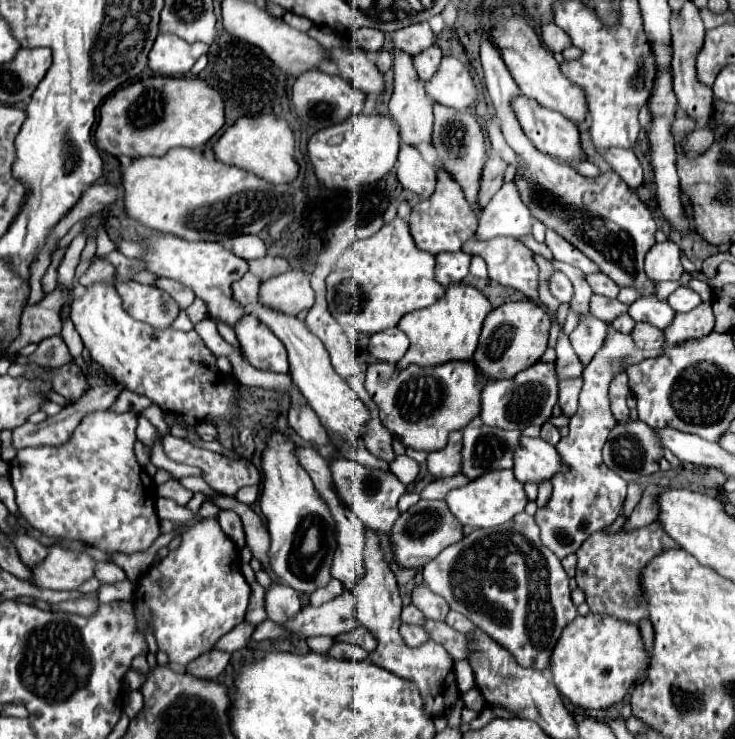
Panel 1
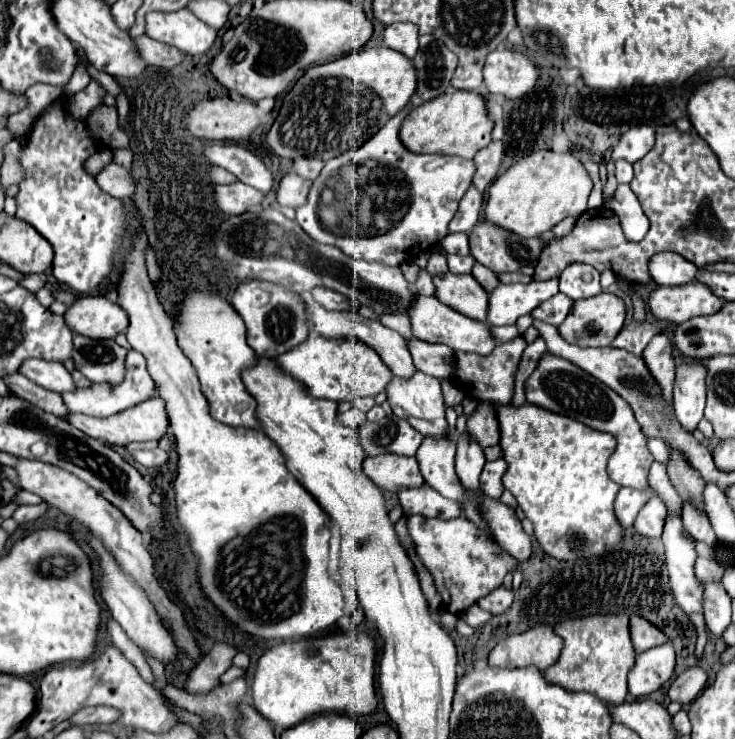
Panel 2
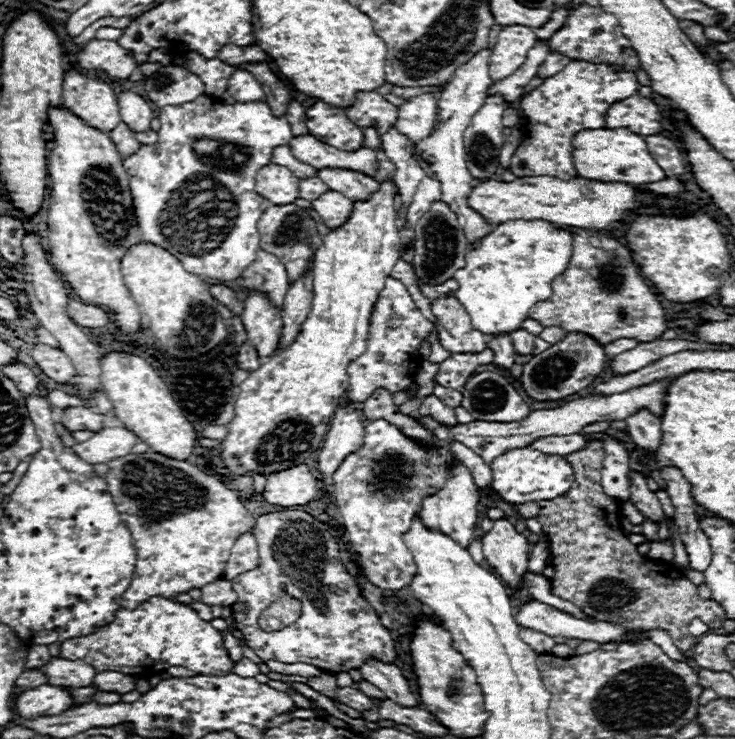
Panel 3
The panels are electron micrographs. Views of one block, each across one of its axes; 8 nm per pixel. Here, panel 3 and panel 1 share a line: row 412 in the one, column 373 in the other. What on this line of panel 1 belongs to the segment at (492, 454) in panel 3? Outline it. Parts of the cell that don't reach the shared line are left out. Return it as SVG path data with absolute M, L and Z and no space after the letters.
M366 528L366 546L364 546L364 574L358 580L358 586L354 590L358 598L358 622L366 626L378 640L378 648L370 654L372 662L384 670L390 670L392 674L400 678L408 678L416 682L422 698L426 700L426 710L432 716L444 714L446 708L452 706L452 702L458 698L456 678L454 678L454 662L450 654L444 650L444 646L428 640L424 646L410 648L404 644L398 628L400 628L400 612L402 612L402 600L398 594L396 578L390 570L390 564L384 560L384 552L380 548L380 538L374 530Z

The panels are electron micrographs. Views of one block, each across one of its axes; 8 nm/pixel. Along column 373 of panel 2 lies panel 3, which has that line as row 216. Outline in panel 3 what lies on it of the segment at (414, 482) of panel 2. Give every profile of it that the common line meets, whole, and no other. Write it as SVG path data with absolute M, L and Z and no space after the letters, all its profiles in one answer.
M490 48L478 50L478 54L474 54L474 58L470 58L470 62L466 62L466 66L460 66L454 72L454 78L450 78L450 82L444 84L442 92L438 94L438 122L434 132L424 138L422 142L418 142L416 152L420 156L420 164L426 170L426 176L436 178L442 186L442 200L450 206L450 210L454 210L460 226L466 232L466 238L470 242L480 240L482 236L486 236L488 232L494 230L494 226L490 226L478 212L474 212L468 204L466 204L466 196L470 194L472 186L474 186L474 178L470 178L468 166L466 166L466 148L464 148L464 130L470 124L470 118L474 116L474 112L480 110L480 106L484 104L486 96L488 96L488 88L494 84L490 74L488 74L488 58L490 58Z

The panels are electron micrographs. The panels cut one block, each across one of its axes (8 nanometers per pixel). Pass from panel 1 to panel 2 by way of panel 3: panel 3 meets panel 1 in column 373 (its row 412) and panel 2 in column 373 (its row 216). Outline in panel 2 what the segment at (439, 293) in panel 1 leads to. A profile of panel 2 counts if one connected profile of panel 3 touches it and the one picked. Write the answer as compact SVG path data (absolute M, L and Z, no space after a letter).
M312 334L306 342L296 346L296 350L288 350L276 358L284 372L300 380L314 398L326 400L352 400L356 396L376 396L382 392L392 380L392 372L382 362L382 358L364 342L356 338L324 338L320 334Z

